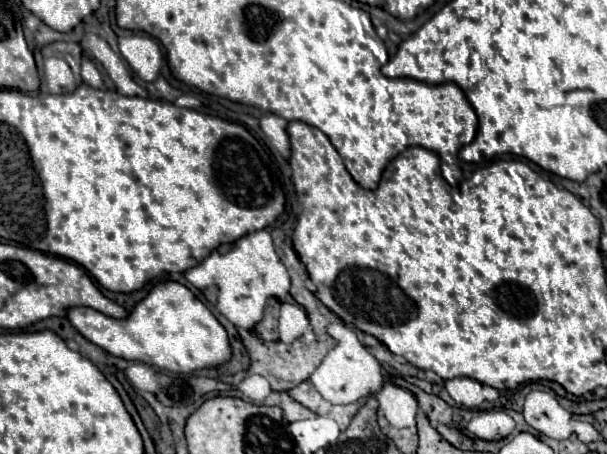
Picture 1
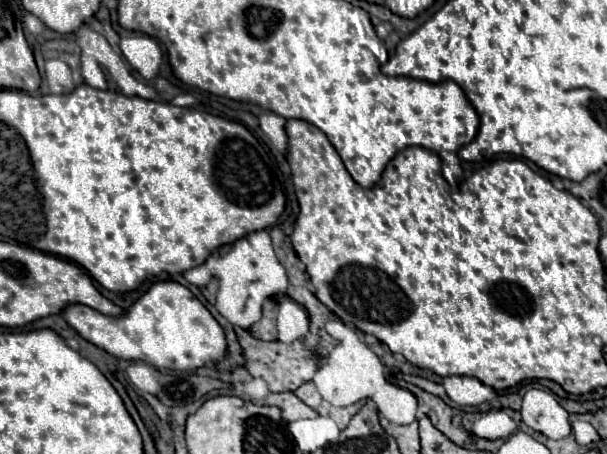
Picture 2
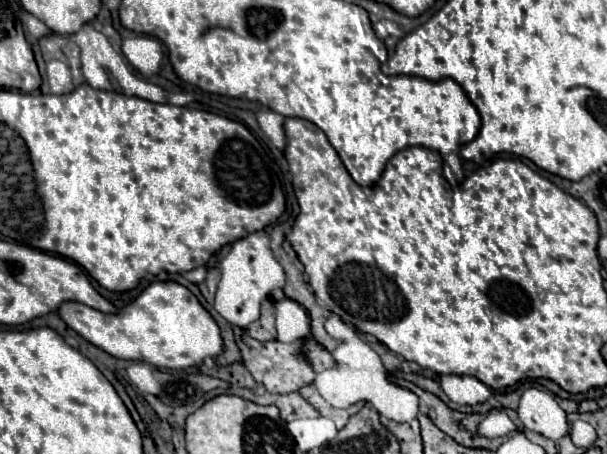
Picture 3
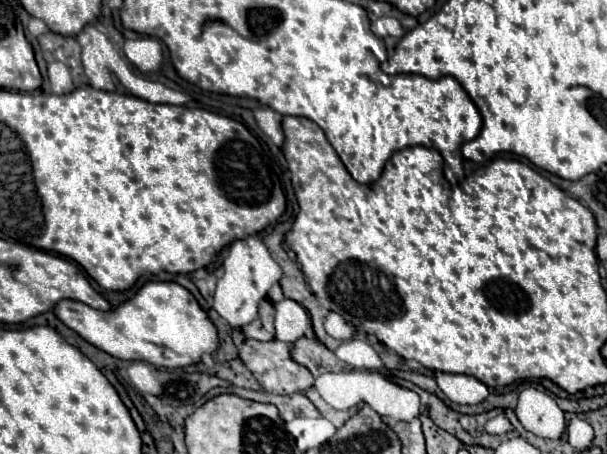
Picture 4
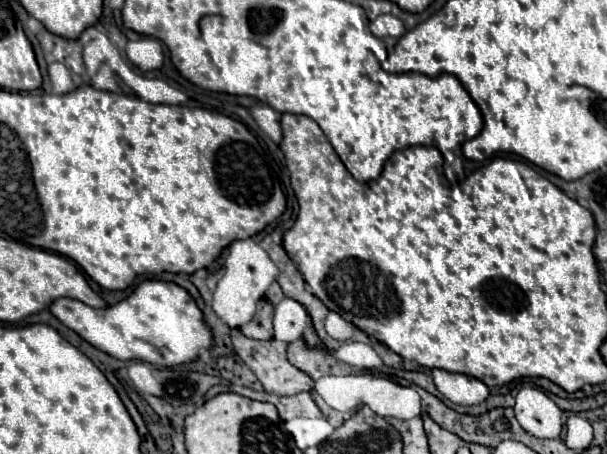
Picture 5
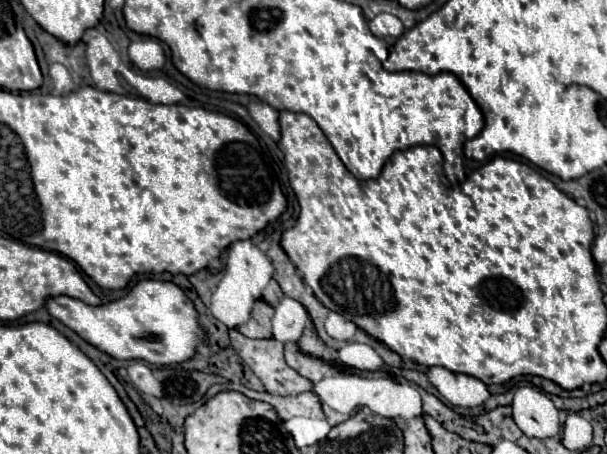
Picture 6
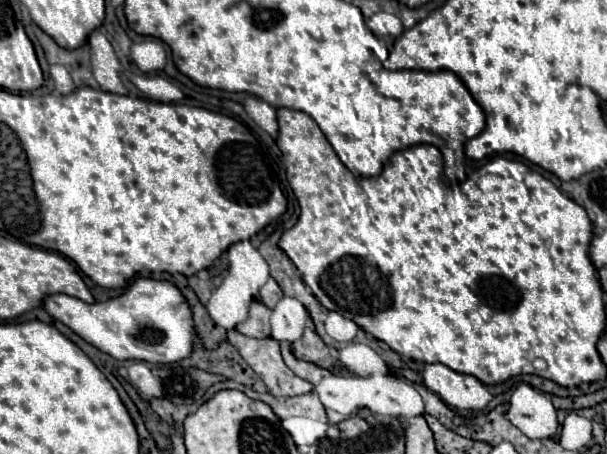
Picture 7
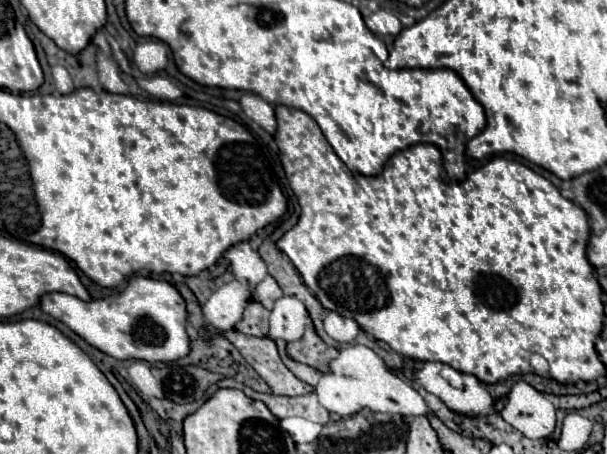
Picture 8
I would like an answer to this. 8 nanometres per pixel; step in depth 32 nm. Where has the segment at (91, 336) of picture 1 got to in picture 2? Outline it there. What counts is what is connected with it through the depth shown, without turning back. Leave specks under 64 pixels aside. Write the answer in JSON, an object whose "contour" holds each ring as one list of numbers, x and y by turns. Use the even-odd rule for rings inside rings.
{"contour":[[158,282,154,284,124,316,106,316,82,304,64,308,66,322,88,342,122,360,142,360,158,370,196,370,208,362,218,362,228,354,226,336,208,308,182,284]]}

